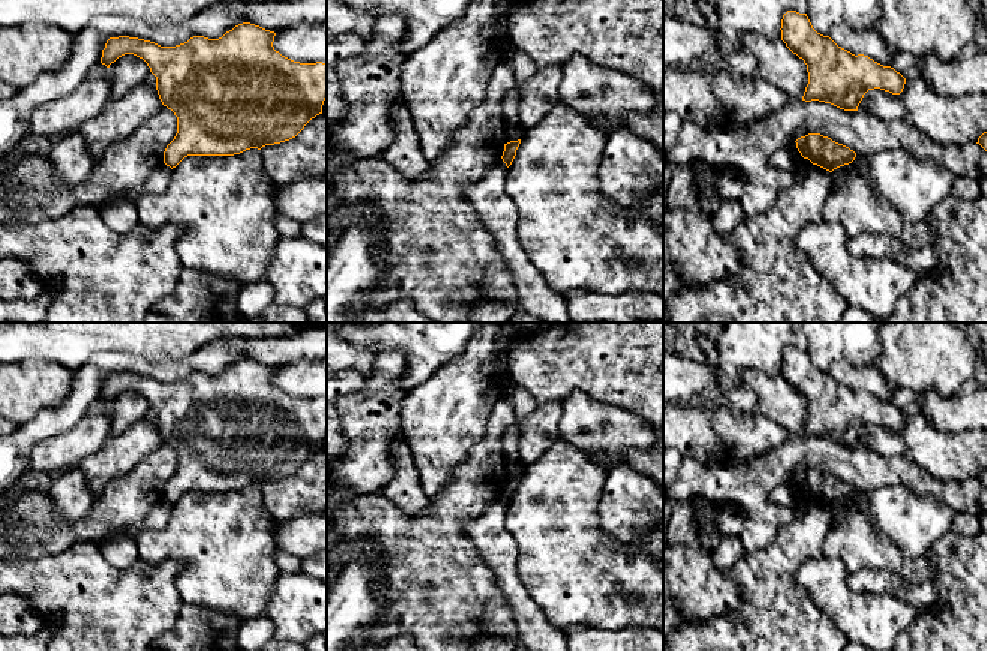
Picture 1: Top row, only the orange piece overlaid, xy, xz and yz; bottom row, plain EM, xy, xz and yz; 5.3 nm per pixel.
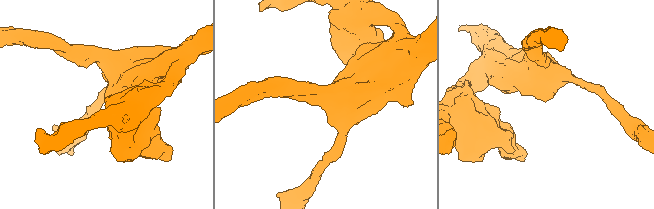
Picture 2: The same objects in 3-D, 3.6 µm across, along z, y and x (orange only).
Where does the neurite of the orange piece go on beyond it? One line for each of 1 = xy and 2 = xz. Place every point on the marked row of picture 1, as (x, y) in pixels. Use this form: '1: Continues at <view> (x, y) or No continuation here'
1: No continuation here
2: No continuation here

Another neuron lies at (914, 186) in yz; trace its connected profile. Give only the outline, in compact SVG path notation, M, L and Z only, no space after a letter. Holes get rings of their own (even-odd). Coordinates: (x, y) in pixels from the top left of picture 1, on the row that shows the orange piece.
M898 148L856 156L852 164L831 172L832 188L860 166L867 168L879 198L912 222L928 218L933 208L951 194L957 178L951 170Z

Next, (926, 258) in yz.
M861 234L846 243L855 256L885 258L910 270L930 273L939 264L934 244L914 248L890 234Z

